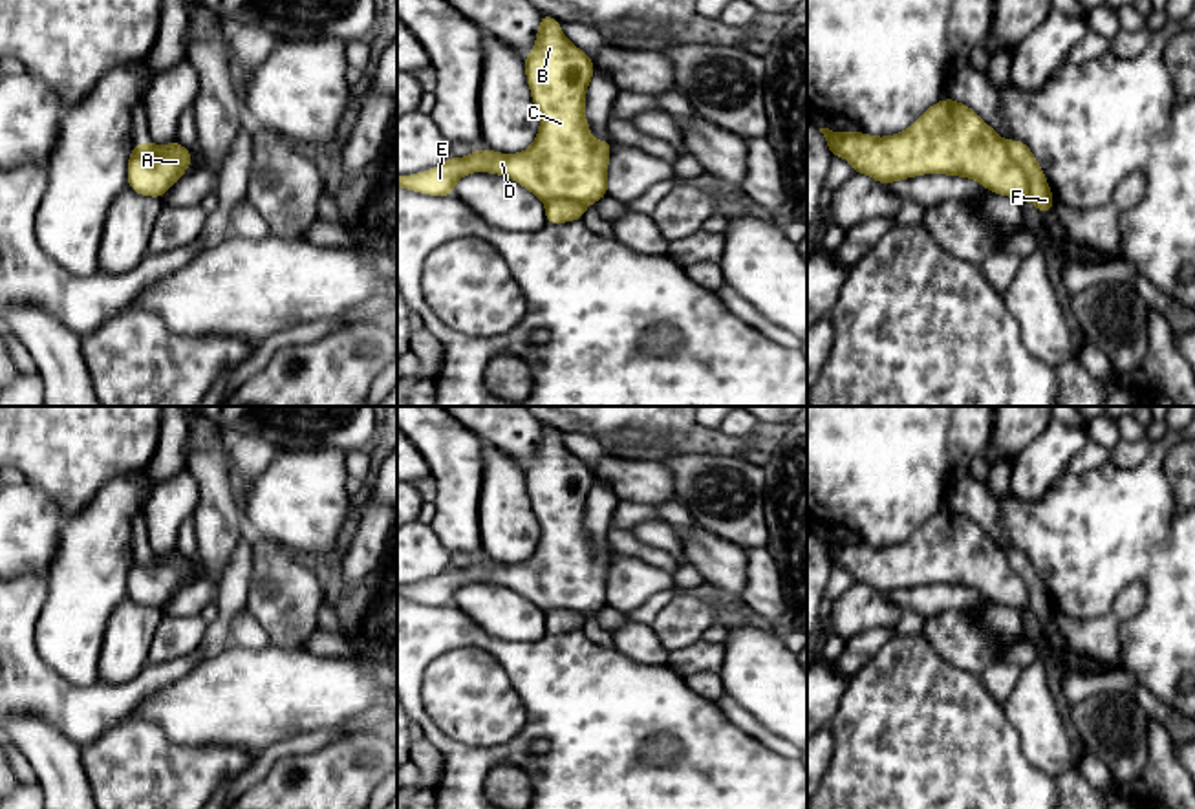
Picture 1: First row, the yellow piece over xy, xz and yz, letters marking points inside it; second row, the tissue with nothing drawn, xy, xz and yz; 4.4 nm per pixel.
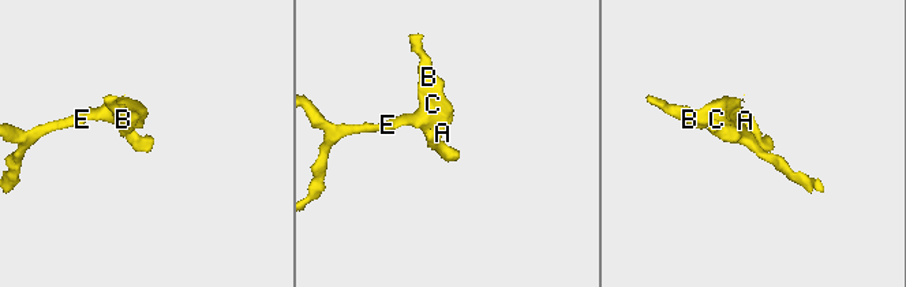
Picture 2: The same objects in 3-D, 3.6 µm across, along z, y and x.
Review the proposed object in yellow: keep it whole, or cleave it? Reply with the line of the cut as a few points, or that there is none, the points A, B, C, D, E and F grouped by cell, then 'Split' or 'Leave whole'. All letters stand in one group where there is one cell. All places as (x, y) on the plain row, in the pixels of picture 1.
Split along yz (1003, 553), (1023, 582), (1031, 608). Groups: A B C D E / F. Split

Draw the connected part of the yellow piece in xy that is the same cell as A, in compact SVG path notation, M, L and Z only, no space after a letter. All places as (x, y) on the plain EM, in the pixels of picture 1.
M176 549L152 566L143 566L134 558L128 567L128 597L141 606L163 608L190 575L190 558Z

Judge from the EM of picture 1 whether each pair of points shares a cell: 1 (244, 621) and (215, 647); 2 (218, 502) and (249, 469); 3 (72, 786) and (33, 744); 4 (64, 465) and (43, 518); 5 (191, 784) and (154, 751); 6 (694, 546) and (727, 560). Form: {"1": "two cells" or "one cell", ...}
{"1": "two cells", "2": "two cells", "3": "one cell", "4": "two cells", "5": "one cell", "6": "one cell"}

